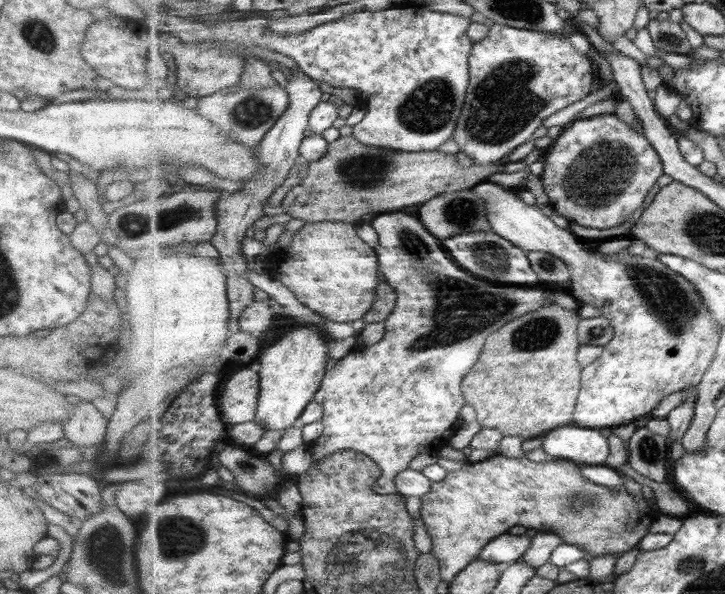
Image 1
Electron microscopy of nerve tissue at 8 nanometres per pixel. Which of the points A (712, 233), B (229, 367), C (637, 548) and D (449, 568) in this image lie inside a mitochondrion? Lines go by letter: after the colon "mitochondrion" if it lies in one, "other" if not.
A: mitochondrion
B: other
C: other
D: other

